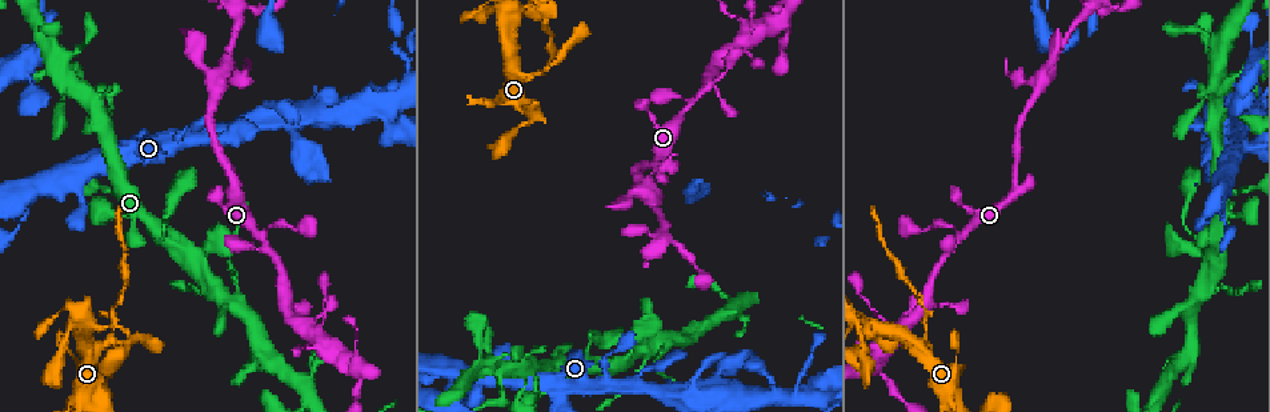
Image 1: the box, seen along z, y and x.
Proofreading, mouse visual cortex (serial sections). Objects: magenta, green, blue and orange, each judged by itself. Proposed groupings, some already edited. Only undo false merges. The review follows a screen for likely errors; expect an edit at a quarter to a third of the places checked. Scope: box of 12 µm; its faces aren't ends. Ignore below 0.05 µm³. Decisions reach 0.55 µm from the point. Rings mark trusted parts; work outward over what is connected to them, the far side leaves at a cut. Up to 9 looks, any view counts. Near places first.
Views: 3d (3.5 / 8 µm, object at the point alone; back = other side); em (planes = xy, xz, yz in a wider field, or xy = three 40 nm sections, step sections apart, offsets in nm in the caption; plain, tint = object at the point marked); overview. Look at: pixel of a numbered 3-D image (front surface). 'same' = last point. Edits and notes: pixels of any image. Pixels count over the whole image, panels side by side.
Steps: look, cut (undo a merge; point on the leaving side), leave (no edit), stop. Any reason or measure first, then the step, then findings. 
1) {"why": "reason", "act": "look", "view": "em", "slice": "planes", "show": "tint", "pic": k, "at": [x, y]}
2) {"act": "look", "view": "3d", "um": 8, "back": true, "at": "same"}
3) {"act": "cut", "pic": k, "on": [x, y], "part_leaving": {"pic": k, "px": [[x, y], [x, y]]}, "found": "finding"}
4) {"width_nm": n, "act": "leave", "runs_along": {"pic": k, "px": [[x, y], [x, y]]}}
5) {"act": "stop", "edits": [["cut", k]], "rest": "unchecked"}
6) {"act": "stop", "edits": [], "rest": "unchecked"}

{"act": "look", "view": "3d", "um": 8, "pic": 1, "at": [256, 235]}

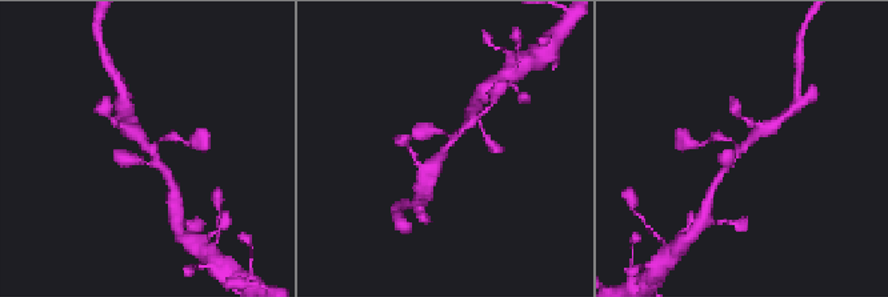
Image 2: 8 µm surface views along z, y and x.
{"why": "closer look", "act": "look", "view": "3d", "um": 3.5, "back": true, "pic": 2, "at": [743, 151]}

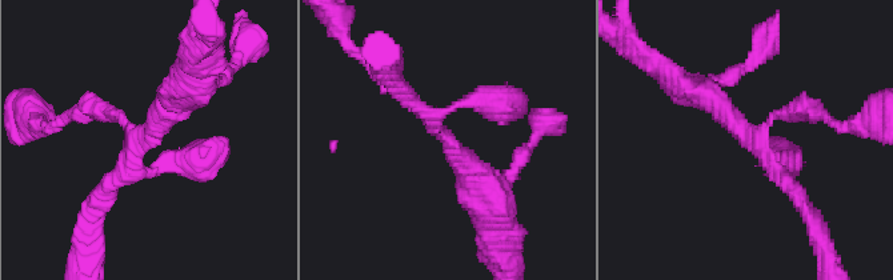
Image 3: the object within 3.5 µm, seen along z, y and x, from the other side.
{"arms": 4, "arm_widths_nm": [200, 200, 200, 350], "why": "need the tissue", "act": "look", "view": "em", "slice": "xy", "step": 5, "show": "tint", "pic": 3, "at": [754, 141]}

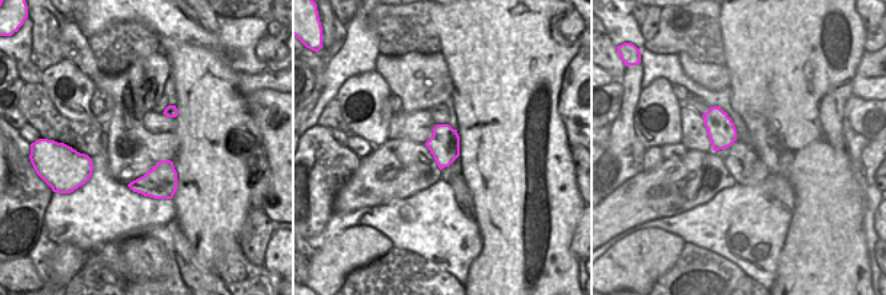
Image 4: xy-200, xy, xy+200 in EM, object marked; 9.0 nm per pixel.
{"act": "leave", "runs_along": {"pic": 3, "px": [[684, 87], [719, 103], [800, 202]]}, "found": "one cell here"}

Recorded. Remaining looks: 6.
{"why": "sudden change in width", "act": "look", "view": "3d", "um": 8, "pic": 1, "at": [104, 341]}

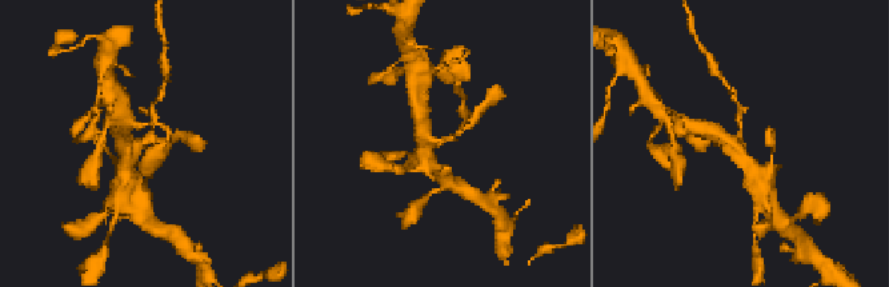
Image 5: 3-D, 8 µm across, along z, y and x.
{"why": "zoom in", "act": "look", "view": "3d", "um": 3.5, "pic": 5, "at": [144, 143]}

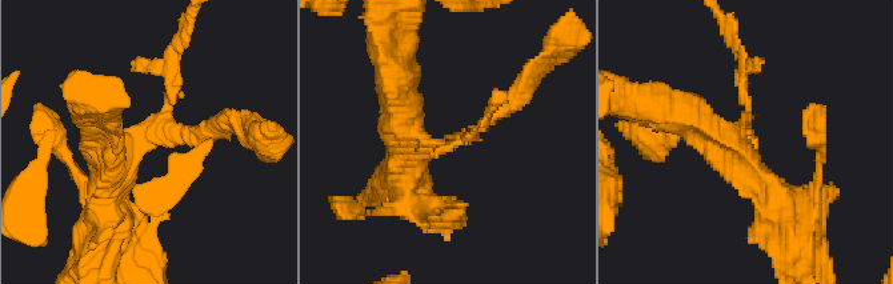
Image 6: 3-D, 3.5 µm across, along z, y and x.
{"why": "now the EM", "act": "look", "view": "em", "slice": "xy", "step": 5, "show": "tint", "pic": 6, "at": [749, 133]}

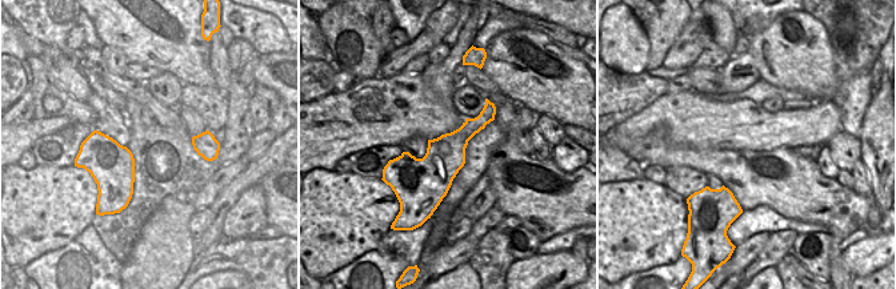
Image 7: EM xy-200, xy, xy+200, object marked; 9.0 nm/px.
{"arm_widths_nm": [150, 150, 300, 350], "act": "cut", "pic": 6, "on": [743, 95], "border": {"pic": 7, "px": [[438, 137], [456, 145], [464, 155]]}, "found": "a second cell is stuck on"}

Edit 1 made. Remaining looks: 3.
{"why": "see it whole again", "act": "look", "view": "overview"}

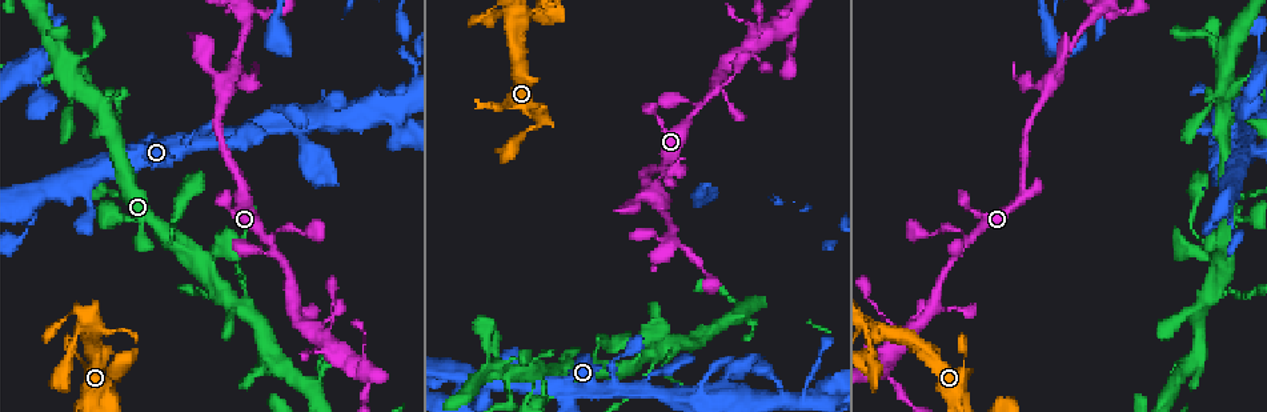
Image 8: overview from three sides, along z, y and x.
{"why": "abrupt turn", "act": "look", "view": "3d", "um": 3.5, "pic": 8, "at": [511, 398]}

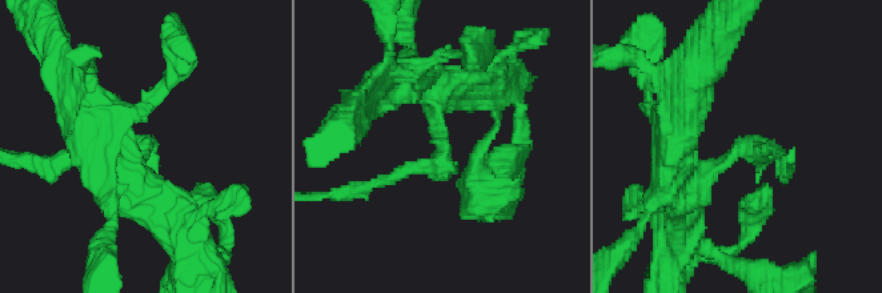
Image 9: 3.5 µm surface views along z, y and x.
{"why": "now the EM", "act": "look", "view": "em", "slice": "xy", "step": 2, "show": "tint", "pic": 9, "at": [444, 150]}

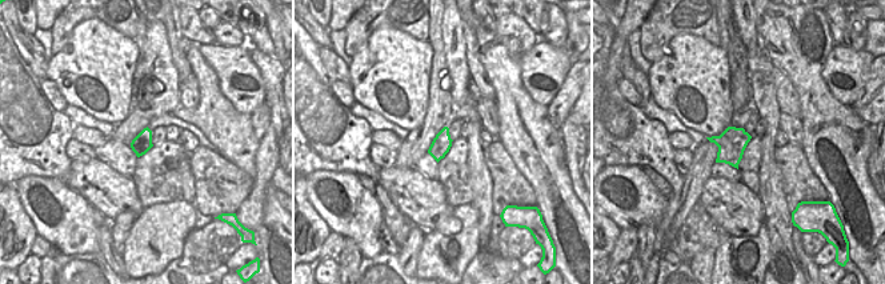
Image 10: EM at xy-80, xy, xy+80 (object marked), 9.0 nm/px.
{"act": "cut", "pic": 9, "on": [408, 169], "part_leaving": {"pic": 9, "px": [[435, 132], [439, 163], [356, 189]]}, "found": "two cells meet here"}

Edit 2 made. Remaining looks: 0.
{"act": "stop", "edits": [["cut", 6], ["cut", 9]], "rest": "unchecked"}

